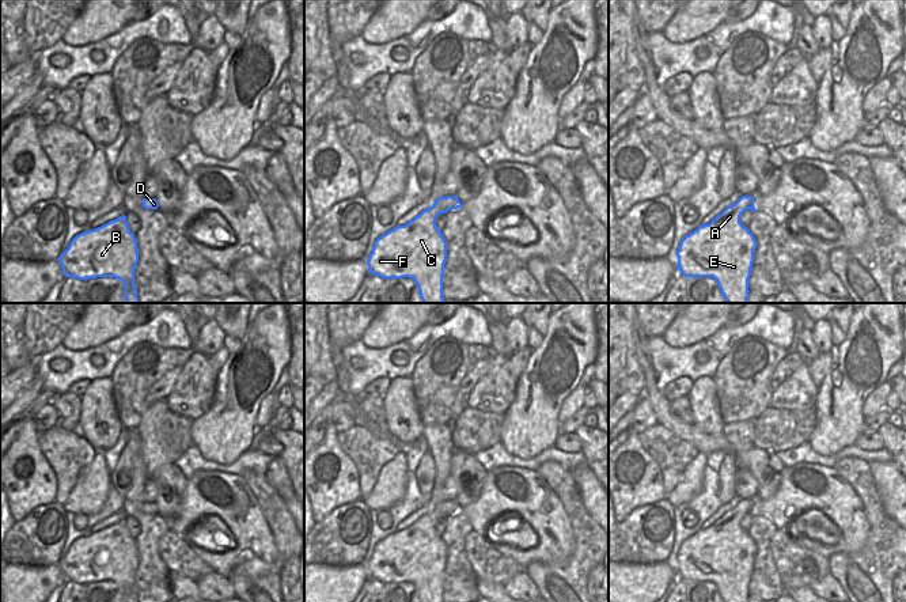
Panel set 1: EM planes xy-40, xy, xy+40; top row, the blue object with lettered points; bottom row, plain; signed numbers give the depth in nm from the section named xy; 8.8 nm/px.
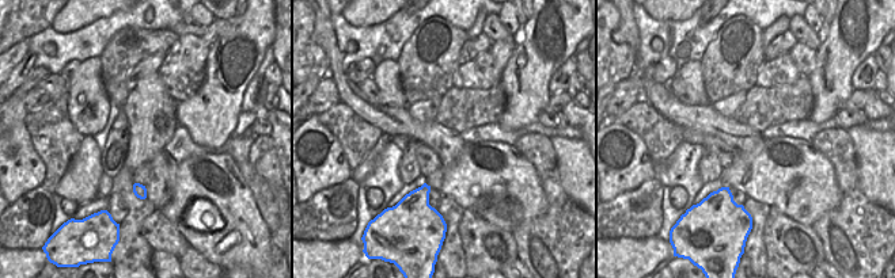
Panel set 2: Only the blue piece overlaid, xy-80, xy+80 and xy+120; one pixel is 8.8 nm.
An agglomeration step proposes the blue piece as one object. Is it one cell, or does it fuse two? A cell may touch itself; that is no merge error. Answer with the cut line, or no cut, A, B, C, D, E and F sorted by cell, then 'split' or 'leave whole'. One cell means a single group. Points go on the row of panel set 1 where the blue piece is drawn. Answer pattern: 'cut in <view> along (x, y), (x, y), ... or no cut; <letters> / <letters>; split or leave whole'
no cut; A B C D E F; leave whole

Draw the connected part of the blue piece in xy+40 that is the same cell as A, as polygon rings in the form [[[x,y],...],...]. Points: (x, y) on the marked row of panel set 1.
[[[742,196],[709,224],[686,235],[676,251],[676,269],[685,277],[713,277],[725,303],[747,303],[750,292],[757,241],[740,223],[747,209],[757,211],[753,196]]]

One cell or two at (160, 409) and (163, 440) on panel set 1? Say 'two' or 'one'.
one

